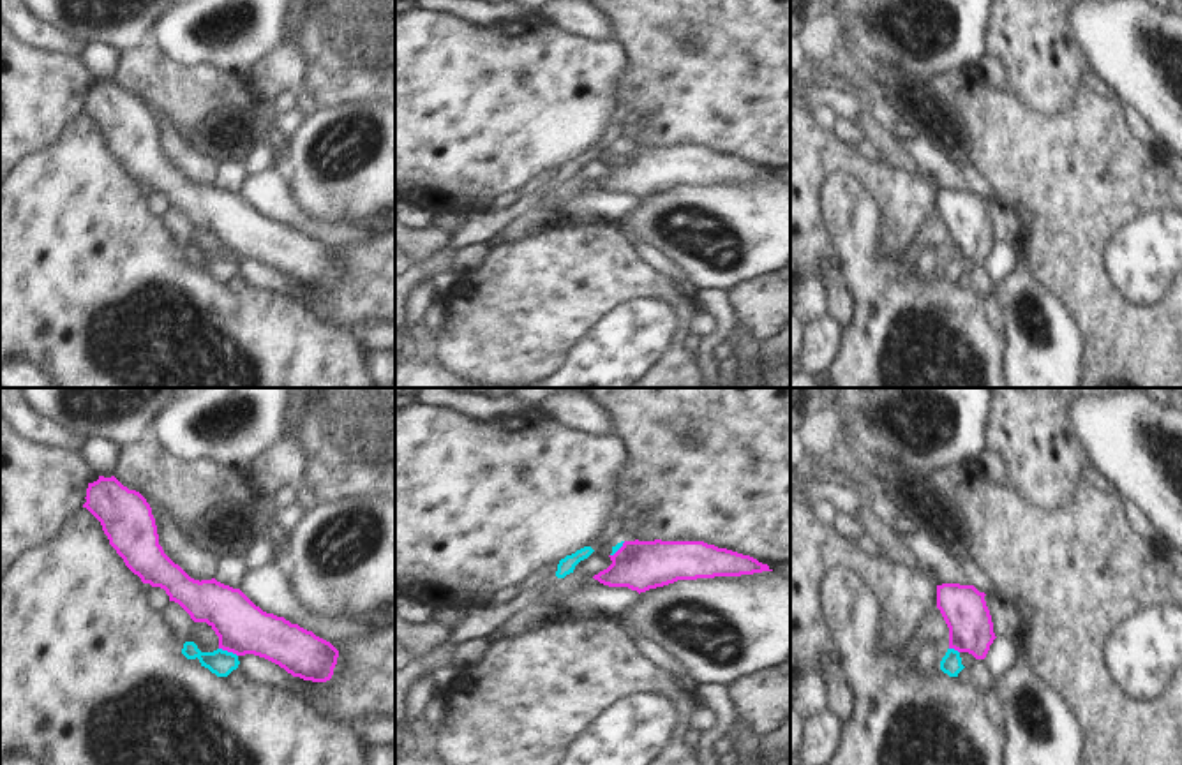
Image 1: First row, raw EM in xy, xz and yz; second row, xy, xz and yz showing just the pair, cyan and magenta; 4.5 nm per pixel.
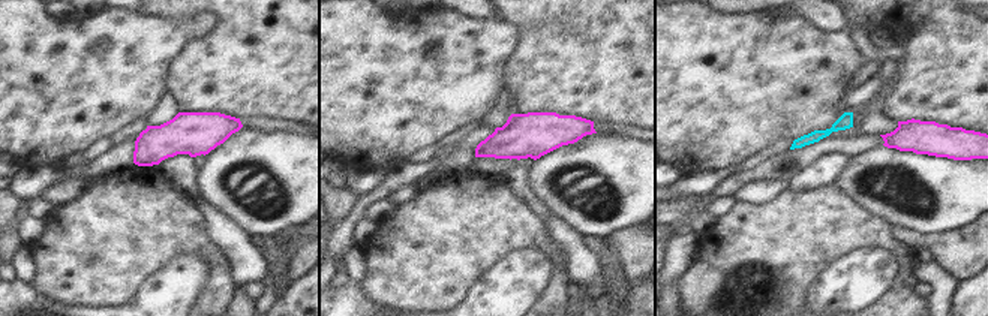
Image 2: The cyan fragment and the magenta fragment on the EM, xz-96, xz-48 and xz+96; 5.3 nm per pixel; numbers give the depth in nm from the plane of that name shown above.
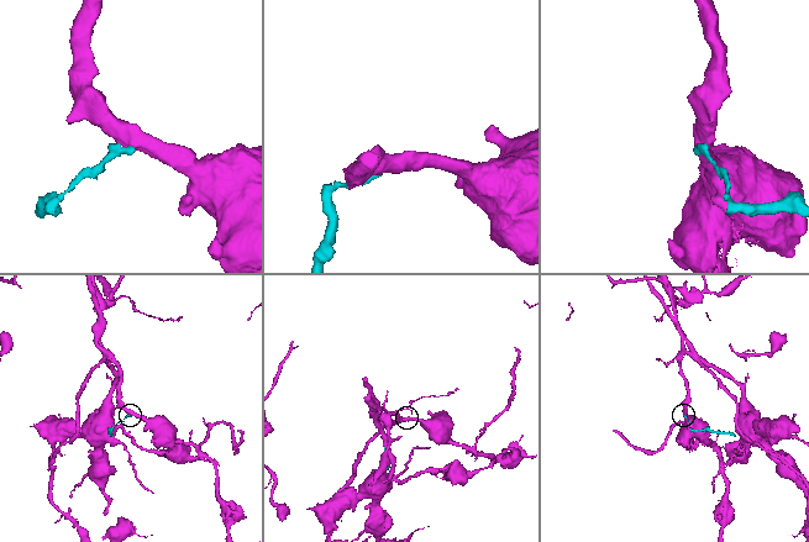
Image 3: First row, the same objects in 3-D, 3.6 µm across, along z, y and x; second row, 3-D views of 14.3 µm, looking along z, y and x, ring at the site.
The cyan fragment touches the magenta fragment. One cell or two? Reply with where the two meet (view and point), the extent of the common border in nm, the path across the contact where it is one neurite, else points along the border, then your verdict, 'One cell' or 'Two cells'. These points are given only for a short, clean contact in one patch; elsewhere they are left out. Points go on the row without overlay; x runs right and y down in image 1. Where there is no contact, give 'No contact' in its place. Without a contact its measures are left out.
Touches cyan at xy (226, 256). Shared border 100 nm. Boundary: xy (219, 252), (237, 261). Two cells.

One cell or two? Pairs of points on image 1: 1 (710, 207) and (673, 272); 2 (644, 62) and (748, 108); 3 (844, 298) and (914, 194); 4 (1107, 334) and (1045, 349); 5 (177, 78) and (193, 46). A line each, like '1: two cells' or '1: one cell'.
1: two cells
2: one cell
3: two cells
4: two cells
5: two cells

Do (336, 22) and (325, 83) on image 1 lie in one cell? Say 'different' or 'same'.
same

